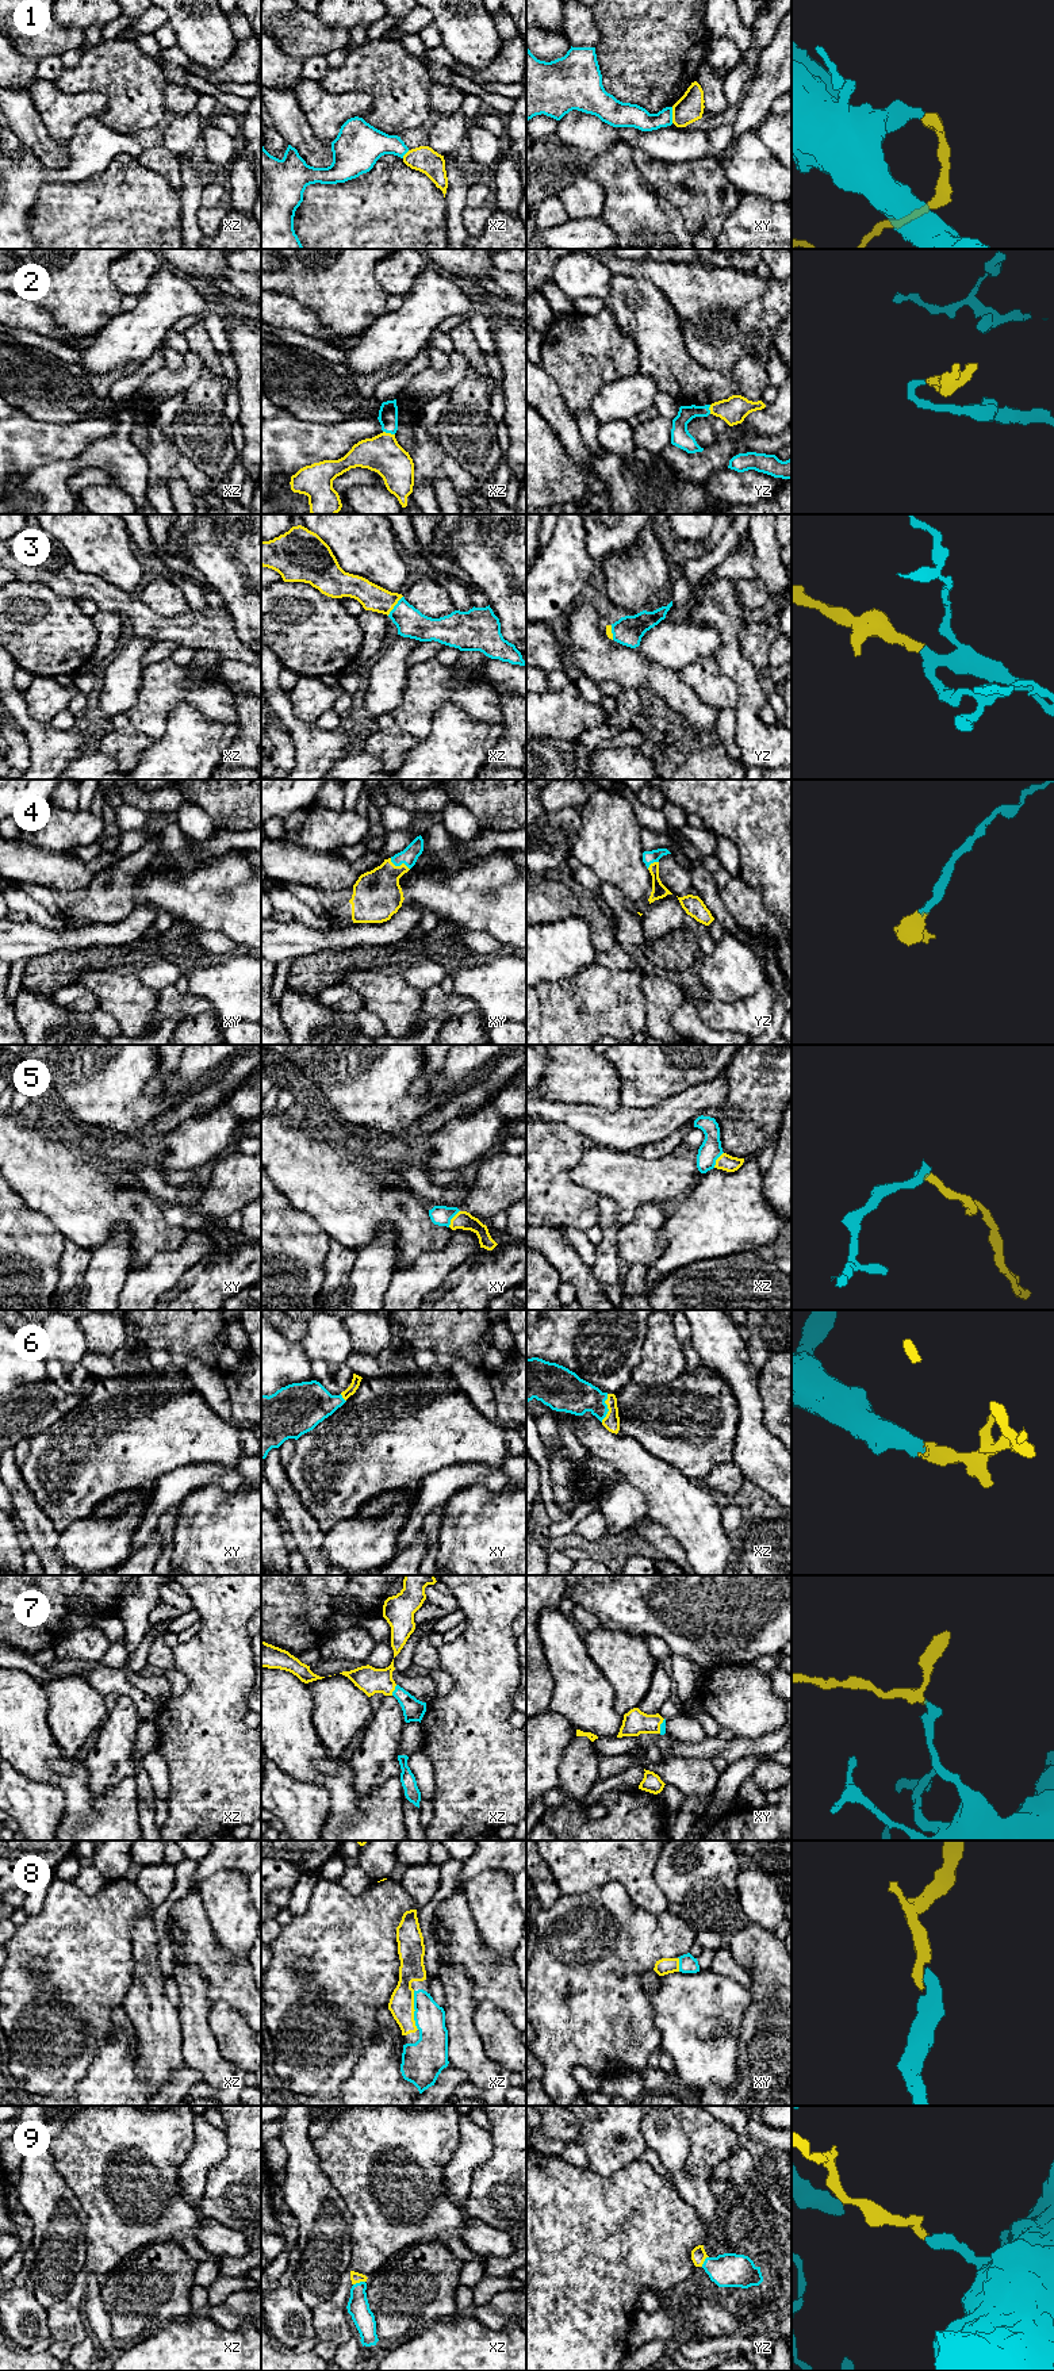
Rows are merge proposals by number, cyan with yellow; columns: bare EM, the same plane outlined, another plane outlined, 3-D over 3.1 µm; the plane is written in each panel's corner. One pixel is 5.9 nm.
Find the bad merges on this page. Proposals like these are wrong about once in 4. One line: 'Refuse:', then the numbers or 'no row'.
Refuse: 1

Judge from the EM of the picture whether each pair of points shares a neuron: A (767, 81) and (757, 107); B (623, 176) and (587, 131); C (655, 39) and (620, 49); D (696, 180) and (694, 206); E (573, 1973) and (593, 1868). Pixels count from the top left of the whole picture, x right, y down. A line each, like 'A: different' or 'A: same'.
A: same
B: different
C: same
D: same
E: different

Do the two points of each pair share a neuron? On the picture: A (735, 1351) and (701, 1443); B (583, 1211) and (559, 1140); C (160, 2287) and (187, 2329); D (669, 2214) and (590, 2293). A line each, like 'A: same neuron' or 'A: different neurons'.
A: different neurons
B: same neuron
C: different neurons
D: same neuron

